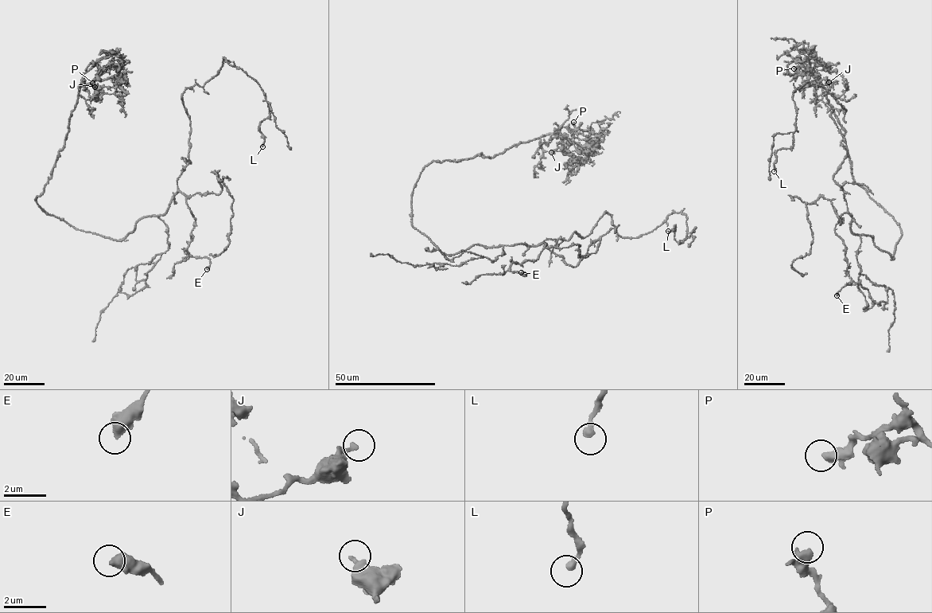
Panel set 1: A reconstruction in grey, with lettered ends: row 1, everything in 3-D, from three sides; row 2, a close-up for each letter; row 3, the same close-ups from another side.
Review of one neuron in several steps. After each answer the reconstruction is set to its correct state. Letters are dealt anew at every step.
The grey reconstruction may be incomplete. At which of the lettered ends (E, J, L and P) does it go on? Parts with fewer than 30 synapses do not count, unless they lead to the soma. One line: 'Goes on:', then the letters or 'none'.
Goes on: none

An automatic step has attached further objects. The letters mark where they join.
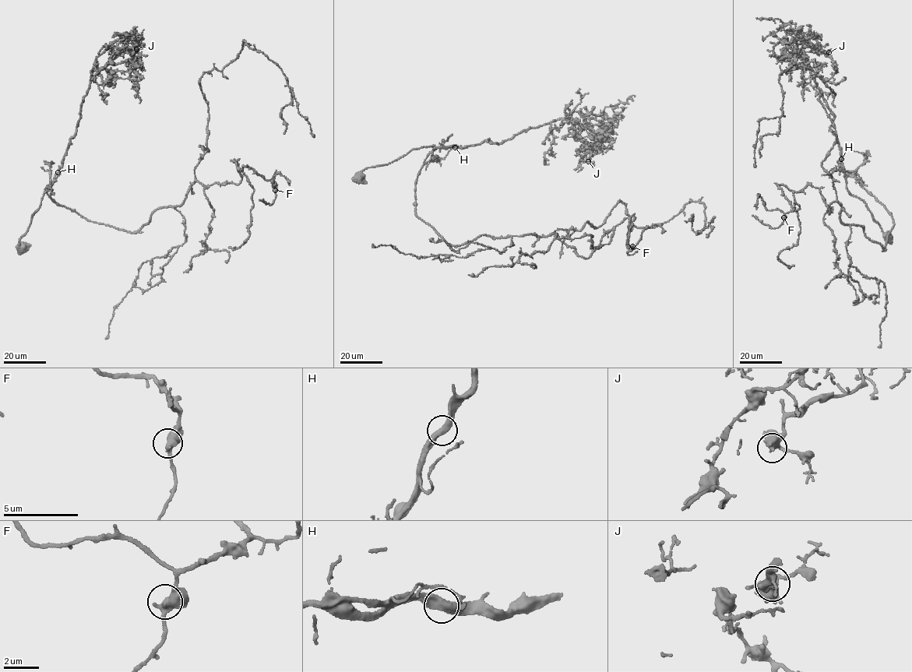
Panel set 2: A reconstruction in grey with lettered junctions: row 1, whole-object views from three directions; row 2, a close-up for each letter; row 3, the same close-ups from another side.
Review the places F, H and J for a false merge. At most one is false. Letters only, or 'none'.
none

